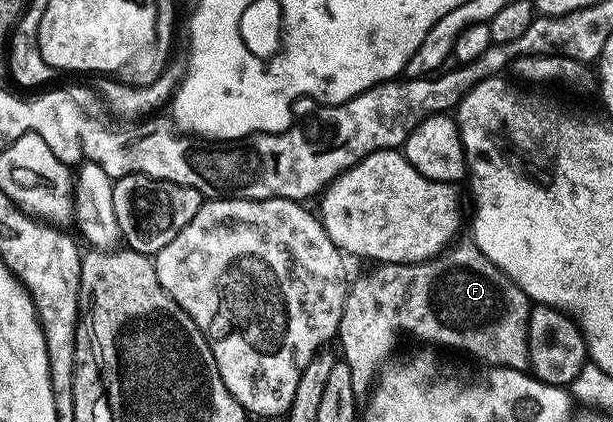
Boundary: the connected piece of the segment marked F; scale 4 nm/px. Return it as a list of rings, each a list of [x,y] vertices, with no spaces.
[[[458,242],[429,259],[426,263],[383,263],[374,266],[370,275],[361,275],[349,285],[349,296],[343,305],[343,317],[337,330],[343,362],[351,369],[351,385],[358,397],[370,390],[375,372],[382,366],[385,354],[397,341],[397,334],[406,331],[419,339],[454,347],[457,351],[470,351],[474,360],[491,367],[510,367],[516,371],[529,371],[529,342],[527,325],[531,300],[498,267],[477,248],[476,243]]]

